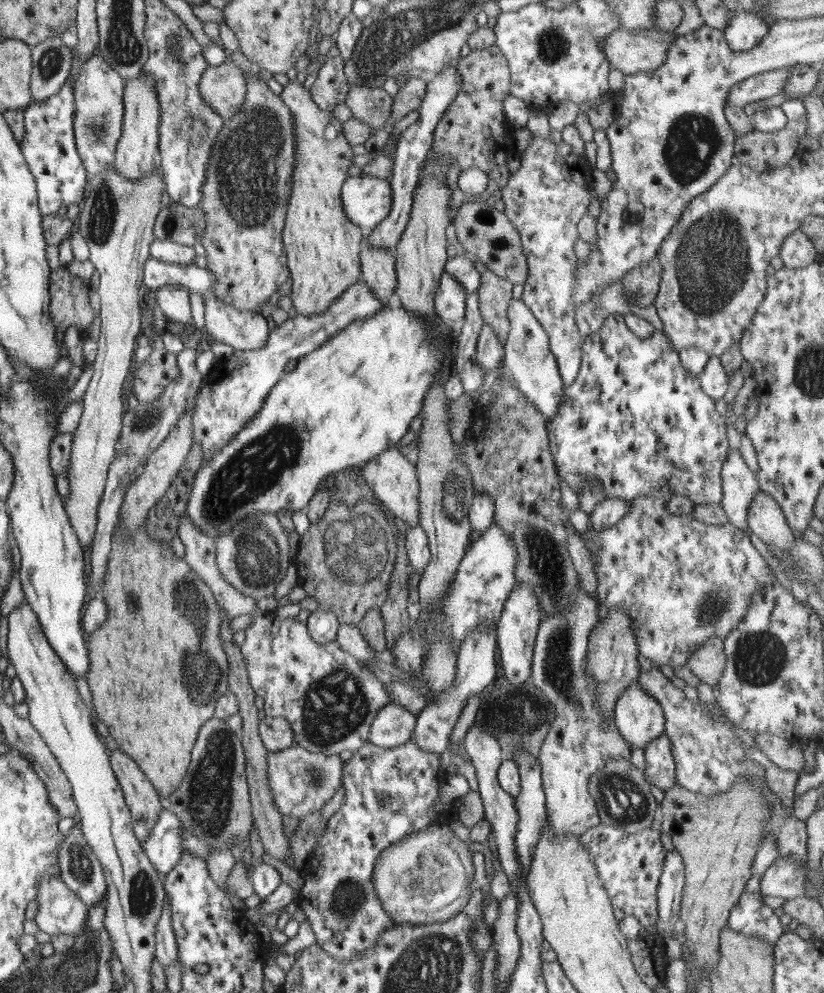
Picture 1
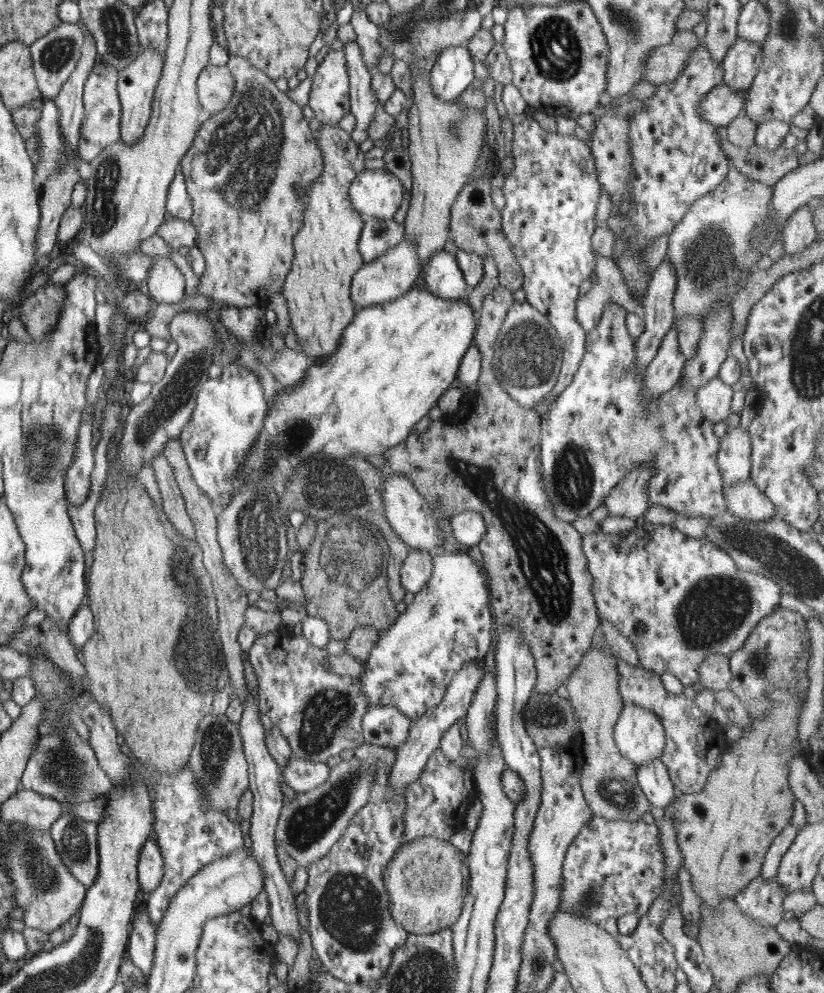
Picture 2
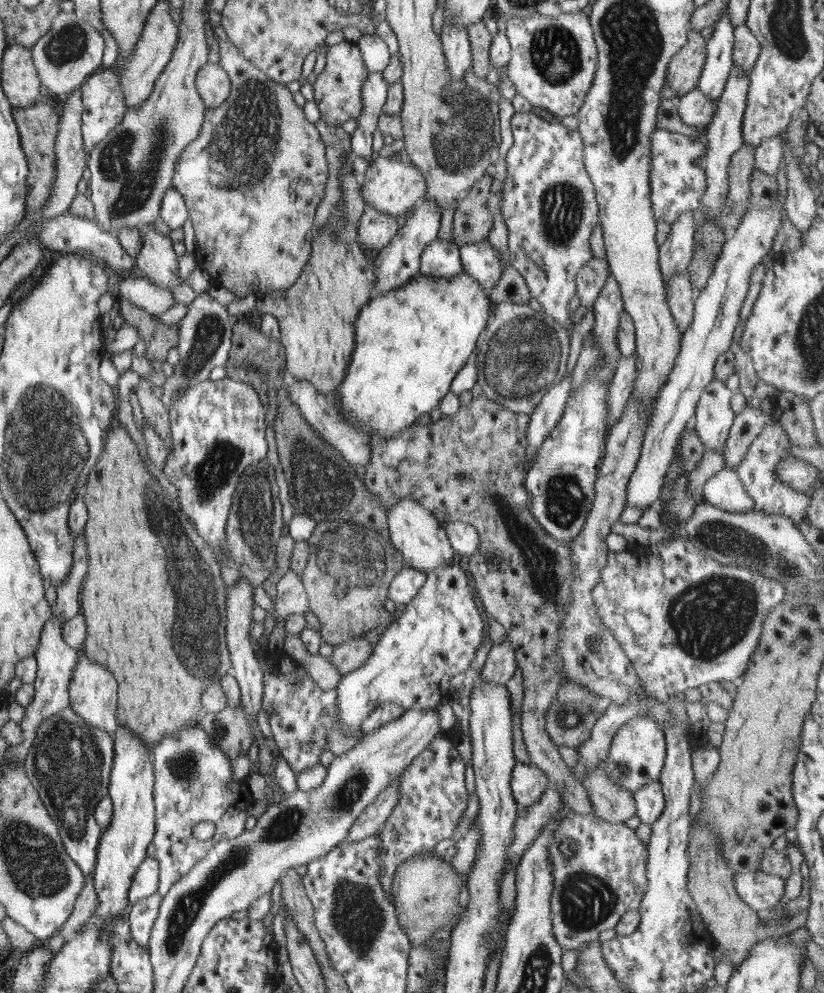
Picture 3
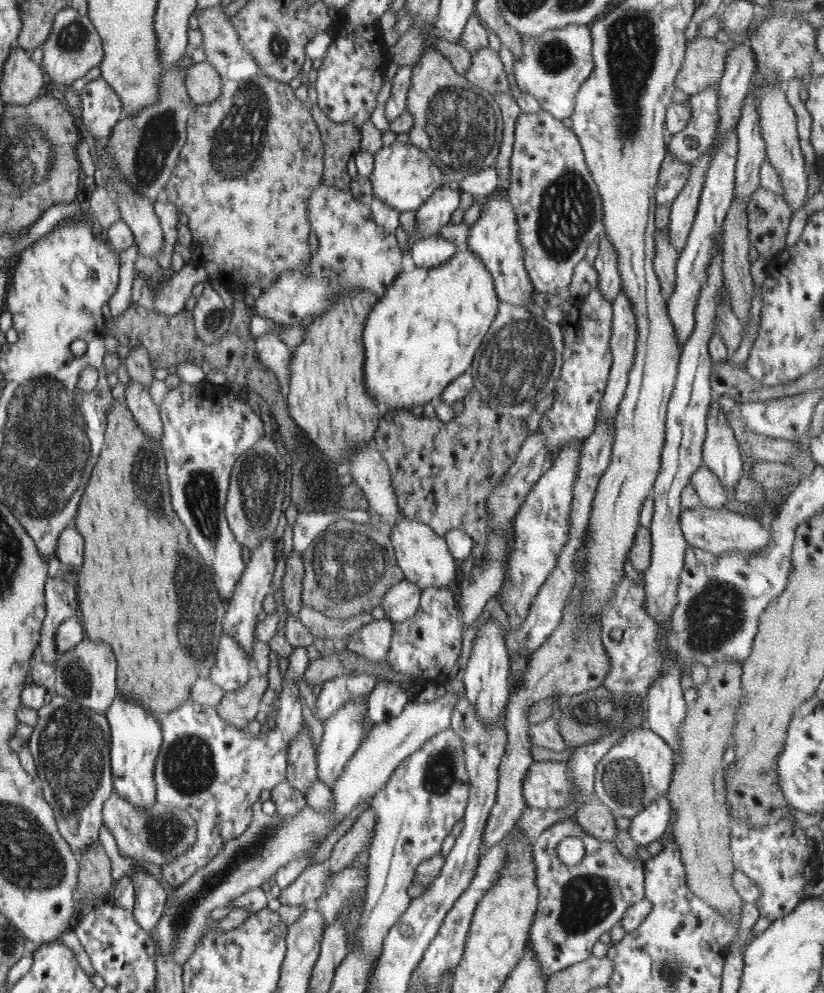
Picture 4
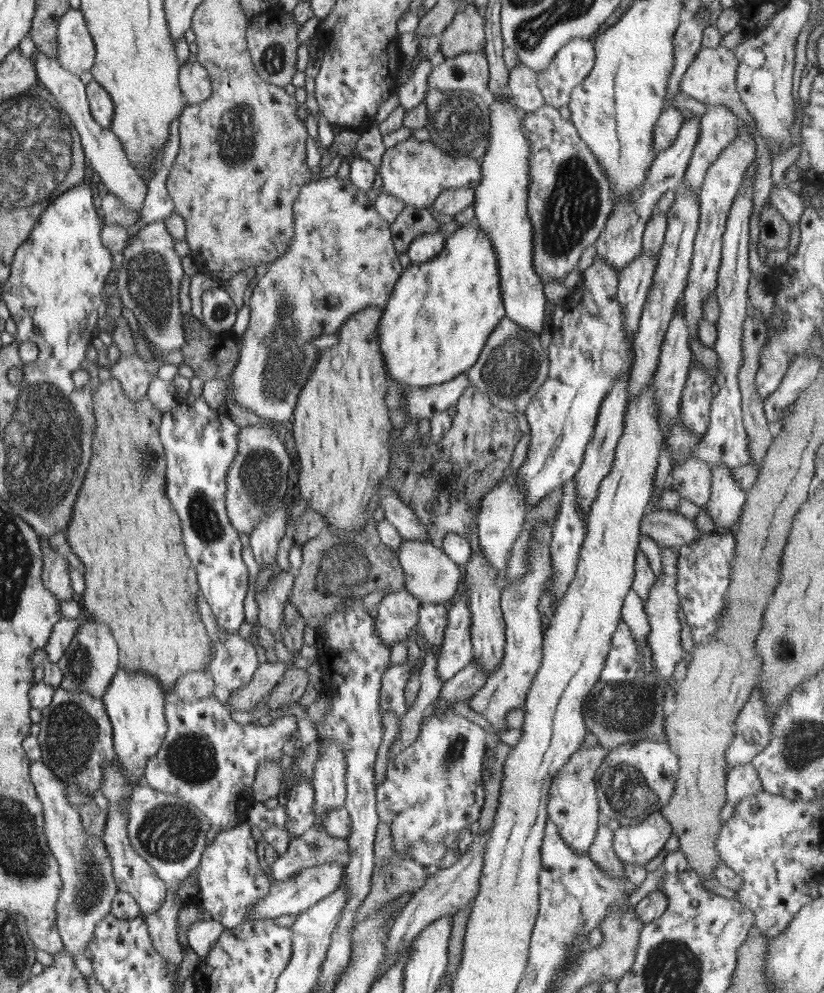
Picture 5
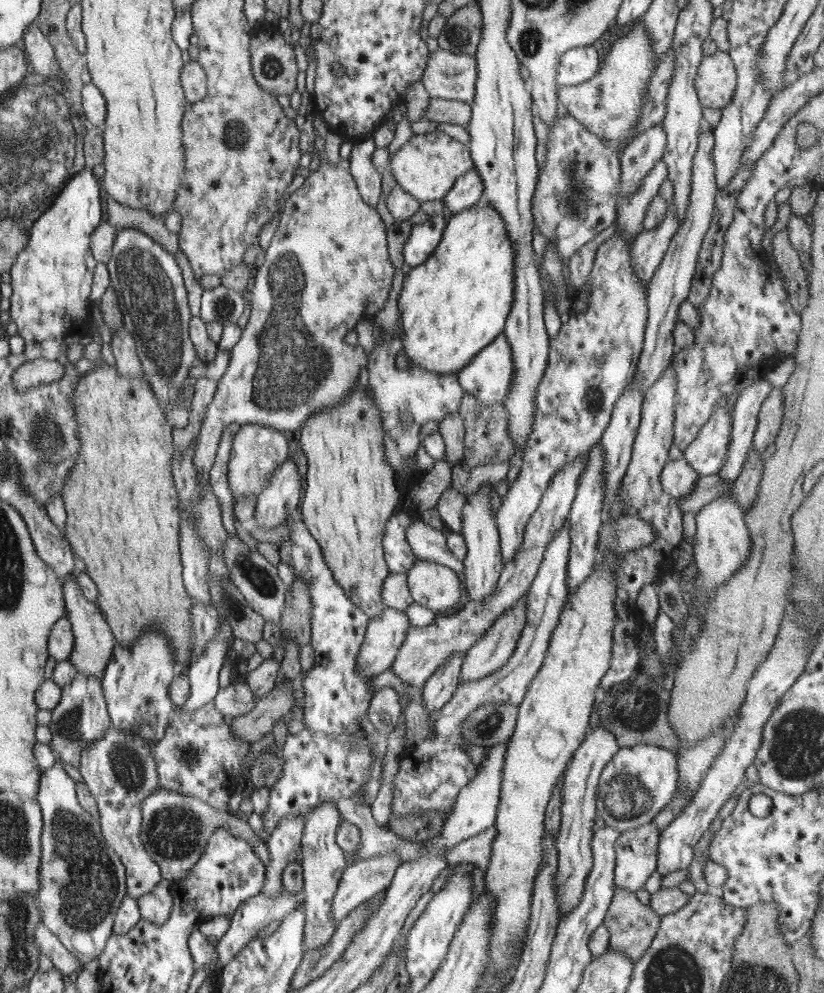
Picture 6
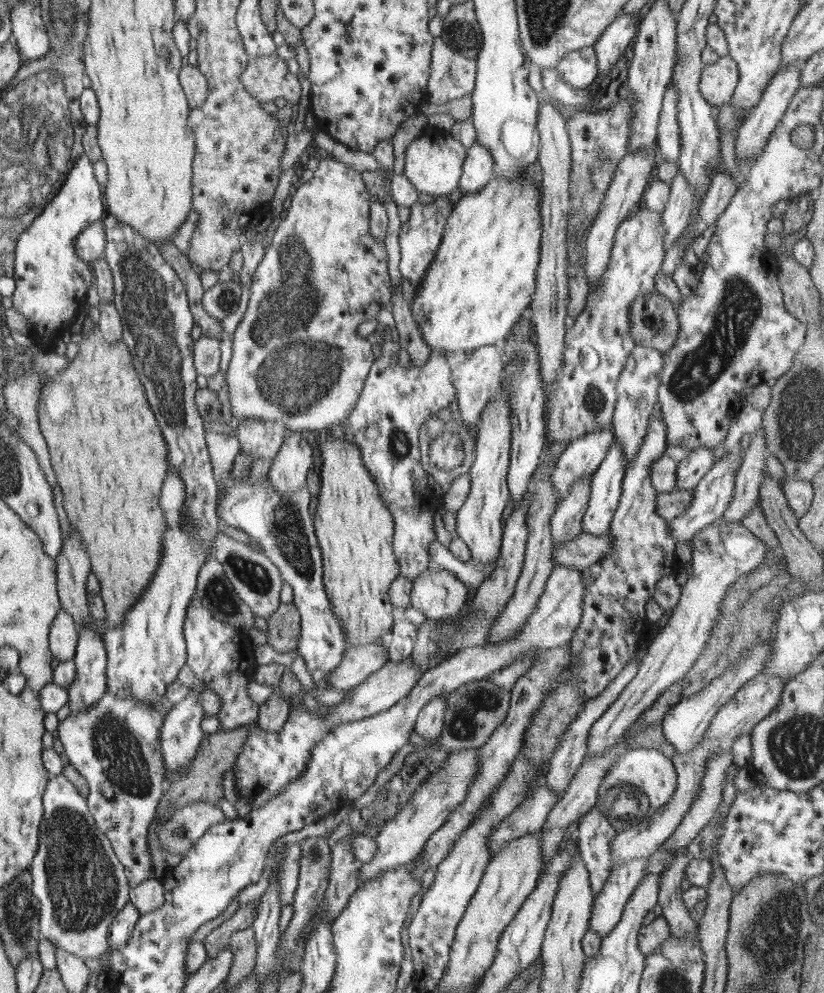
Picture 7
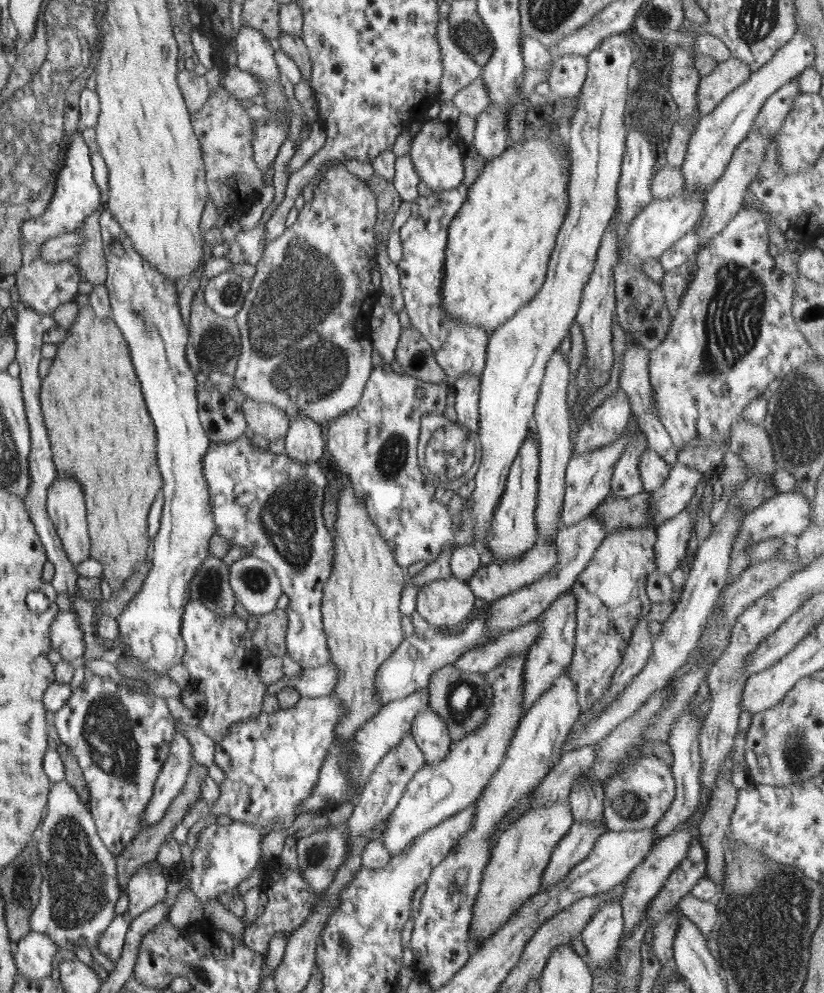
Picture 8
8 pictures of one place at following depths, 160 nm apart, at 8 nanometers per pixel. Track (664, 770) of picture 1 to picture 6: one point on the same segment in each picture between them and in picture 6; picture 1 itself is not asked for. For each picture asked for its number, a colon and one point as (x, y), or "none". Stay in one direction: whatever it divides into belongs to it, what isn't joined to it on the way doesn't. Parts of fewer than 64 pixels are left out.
2: (653, 777)
3: (650, 802)
4: (647, 826)
5: (638, 843)
6: (636, 850)

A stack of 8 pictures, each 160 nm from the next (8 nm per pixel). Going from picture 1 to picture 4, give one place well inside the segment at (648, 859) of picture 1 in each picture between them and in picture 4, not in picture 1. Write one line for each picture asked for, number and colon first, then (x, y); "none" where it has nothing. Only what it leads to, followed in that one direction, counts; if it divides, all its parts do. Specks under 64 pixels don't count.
2: (613, 868)
3: (606, 878)
4: (576, 904)

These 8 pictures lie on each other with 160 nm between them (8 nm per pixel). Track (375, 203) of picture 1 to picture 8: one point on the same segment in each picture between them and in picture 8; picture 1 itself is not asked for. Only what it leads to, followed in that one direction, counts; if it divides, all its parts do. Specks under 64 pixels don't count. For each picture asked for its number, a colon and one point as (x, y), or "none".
2: (375, 193)
3: (393, 185)
4: (403, 177)
5: (416, 172)
6: (426, 166)
7: (433, 163)
8: (437, 152)

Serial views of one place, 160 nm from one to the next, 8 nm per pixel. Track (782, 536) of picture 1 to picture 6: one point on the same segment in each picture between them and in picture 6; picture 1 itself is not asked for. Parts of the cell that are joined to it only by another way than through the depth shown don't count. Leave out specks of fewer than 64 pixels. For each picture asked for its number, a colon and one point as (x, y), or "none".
2: (744, 500)
3: (724, 491)
4: (713, 494)
5: (692, 480)
6: (677, 478)

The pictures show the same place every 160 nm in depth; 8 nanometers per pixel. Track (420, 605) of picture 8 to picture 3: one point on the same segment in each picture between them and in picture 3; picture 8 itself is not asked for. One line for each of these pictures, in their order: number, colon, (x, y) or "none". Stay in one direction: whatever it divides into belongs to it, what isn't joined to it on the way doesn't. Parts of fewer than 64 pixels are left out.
3: (421, 538)
4: (423, 555)
5: (431, 576)
6: (437, 587)
7: (437, 593)

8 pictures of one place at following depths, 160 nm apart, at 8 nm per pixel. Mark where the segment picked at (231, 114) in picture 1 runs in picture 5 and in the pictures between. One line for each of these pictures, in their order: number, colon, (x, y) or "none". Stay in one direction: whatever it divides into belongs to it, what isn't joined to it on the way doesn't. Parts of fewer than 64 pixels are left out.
2: (215, 85)
3: (212, 82)
4: (203, 82)
5: (194, 81)

